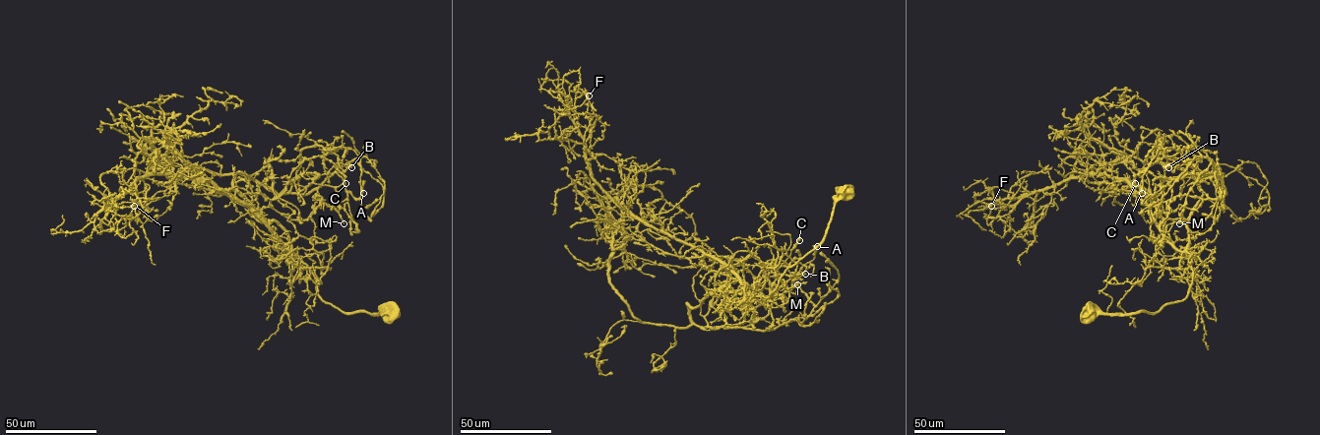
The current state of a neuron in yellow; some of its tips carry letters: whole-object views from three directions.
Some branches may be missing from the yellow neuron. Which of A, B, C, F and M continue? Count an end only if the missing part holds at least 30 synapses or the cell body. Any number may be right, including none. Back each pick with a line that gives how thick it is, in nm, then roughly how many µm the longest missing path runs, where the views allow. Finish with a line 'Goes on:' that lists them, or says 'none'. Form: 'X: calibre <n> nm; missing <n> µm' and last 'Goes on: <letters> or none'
Goes on: none

